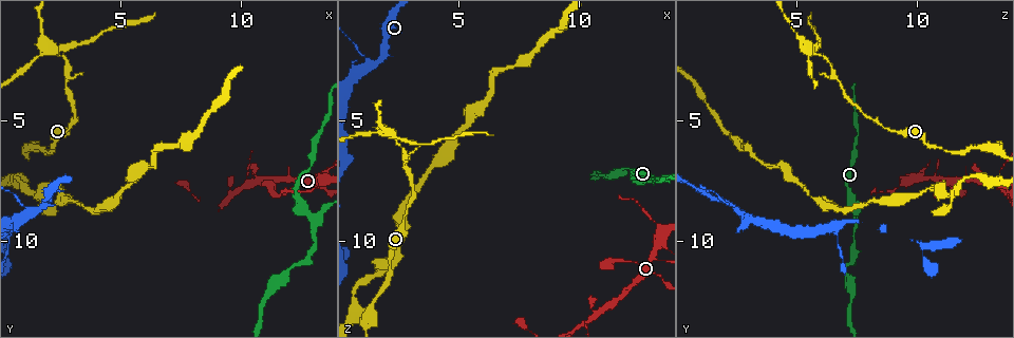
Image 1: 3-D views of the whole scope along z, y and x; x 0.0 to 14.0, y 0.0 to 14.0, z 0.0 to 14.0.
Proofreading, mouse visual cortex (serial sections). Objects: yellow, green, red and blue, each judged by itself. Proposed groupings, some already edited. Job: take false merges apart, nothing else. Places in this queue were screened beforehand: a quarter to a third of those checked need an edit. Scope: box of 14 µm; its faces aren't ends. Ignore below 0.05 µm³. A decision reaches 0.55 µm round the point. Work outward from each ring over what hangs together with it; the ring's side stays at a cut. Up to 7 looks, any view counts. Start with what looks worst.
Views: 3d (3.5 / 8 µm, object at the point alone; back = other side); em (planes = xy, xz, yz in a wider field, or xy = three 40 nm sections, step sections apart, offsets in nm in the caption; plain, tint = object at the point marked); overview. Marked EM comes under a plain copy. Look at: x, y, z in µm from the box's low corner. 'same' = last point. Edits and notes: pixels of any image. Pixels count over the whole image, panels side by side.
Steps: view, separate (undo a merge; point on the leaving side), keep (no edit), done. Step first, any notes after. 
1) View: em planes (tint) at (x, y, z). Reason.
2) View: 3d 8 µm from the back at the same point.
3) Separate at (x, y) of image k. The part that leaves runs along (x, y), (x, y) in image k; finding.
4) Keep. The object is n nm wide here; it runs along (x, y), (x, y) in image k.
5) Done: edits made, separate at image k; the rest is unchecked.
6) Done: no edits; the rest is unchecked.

View: 3d 3.5 µm at (13.3, 7.5, 9.7). Abrupt turn.

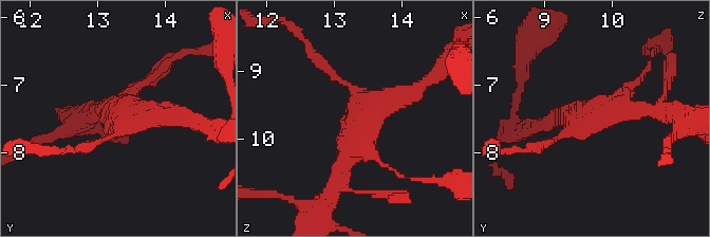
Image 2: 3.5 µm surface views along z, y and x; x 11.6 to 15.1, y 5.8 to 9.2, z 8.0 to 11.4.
View: em xy step 3 (tint) at (13.35, 7.50, 9.70). Shape alone is not enough.

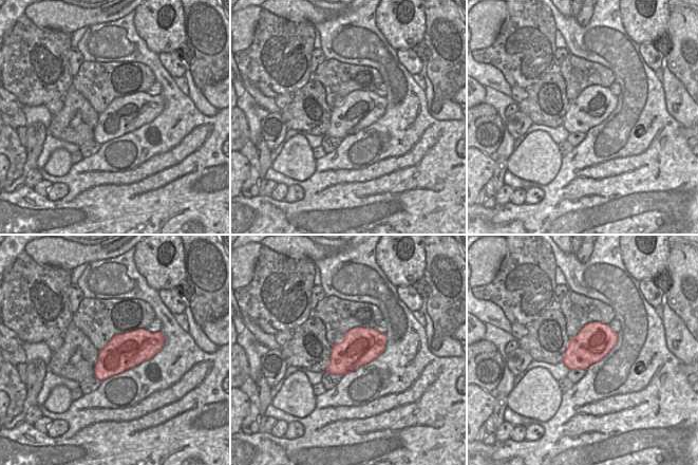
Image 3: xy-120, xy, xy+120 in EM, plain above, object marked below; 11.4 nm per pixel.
Keep. It runs along (651, 109), (604, 109), (537, 145) in image 2; continuous, no second cell.

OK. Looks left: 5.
View: 3d 3.5 µm at (12.8, 8.9, 7.5). Three arms meet.

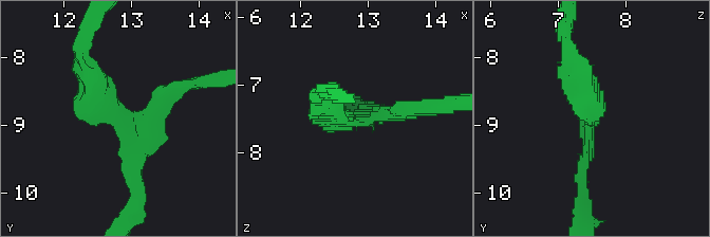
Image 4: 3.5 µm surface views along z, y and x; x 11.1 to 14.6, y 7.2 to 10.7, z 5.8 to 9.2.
View: em xy step 3 (tint) at (12.80, 8.95, 7.50). 3 arms meet here; the arms are 200, 200, 400 nm wide.

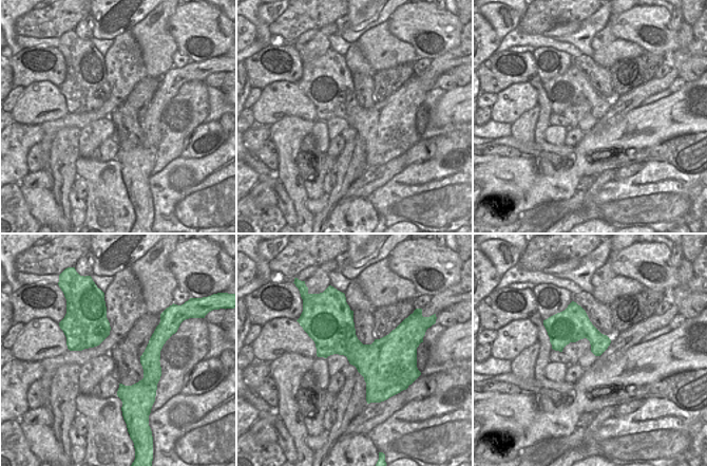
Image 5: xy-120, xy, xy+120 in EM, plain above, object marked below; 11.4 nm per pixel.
Keep. It runs along (85, 64), (139, 141), (133, 180) in image 4; one cell here.

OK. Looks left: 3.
View: 3d 3.5 µm at (1.4, 8.7, 2.8). Small branch off a trunk.

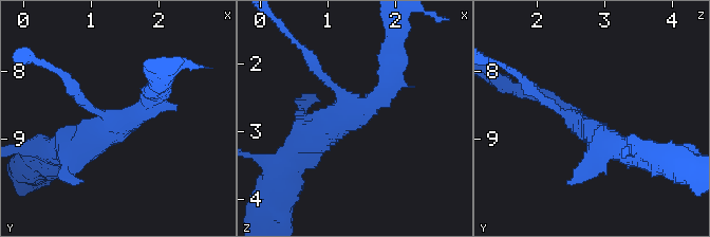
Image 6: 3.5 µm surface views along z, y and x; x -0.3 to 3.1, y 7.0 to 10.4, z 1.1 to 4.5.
View: em xy step 1 (tint) at (1.35, 8.80, 2.70).

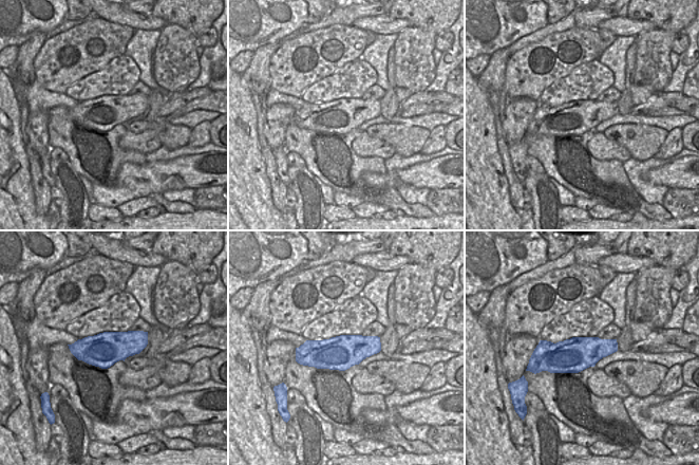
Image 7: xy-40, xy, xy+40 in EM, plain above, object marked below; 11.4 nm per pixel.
Separate at (79, 95) of image 6. 3 arms meet here; the arms are 150, 250, 450 nm wide; the part that leaves runs along (96, 112), (57, 70), (38, 60) in image 6; two cells meet here.

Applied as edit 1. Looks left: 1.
Done: edits made, separate at image 6; the rest is unchecked.

